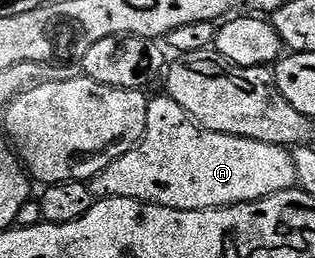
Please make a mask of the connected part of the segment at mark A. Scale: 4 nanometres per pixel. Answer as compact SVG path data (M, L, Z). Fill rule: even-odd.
M160 95L149 105L145 113L145 134L134 144L127 155L117 157L115 163L108 165L99 175L88 182L94 198L130 197L136 201L146 201L159 207L199 211L200 209L222 209L228 205L243 205L258 201L276 193L294 188L297 172L292 152L284 145L259 143L246 137L236 137L226 133L216 133L202 129L175 99Z

